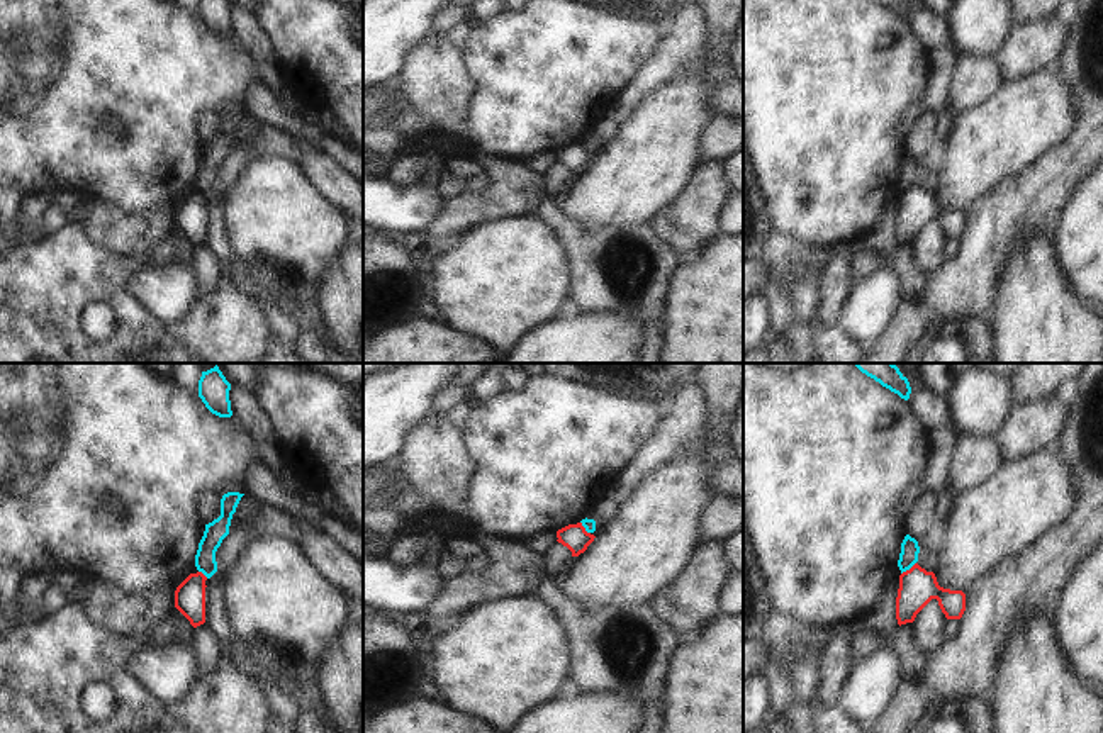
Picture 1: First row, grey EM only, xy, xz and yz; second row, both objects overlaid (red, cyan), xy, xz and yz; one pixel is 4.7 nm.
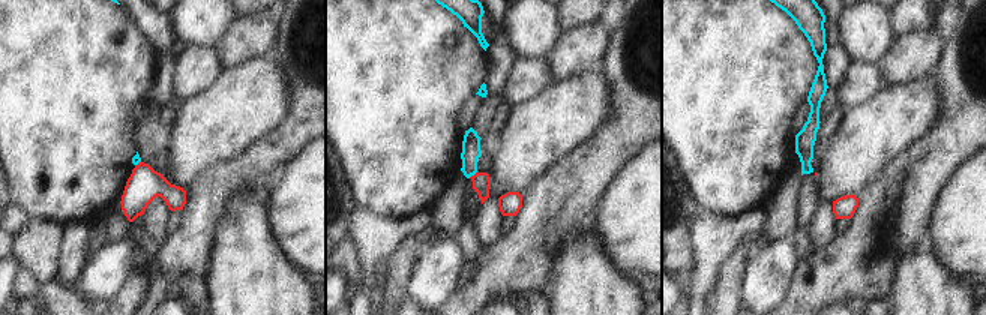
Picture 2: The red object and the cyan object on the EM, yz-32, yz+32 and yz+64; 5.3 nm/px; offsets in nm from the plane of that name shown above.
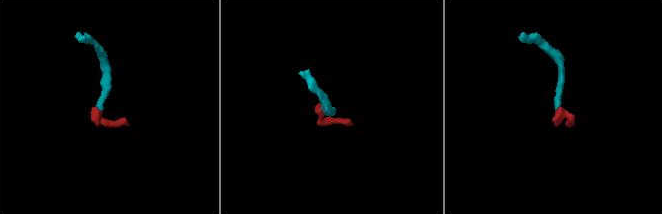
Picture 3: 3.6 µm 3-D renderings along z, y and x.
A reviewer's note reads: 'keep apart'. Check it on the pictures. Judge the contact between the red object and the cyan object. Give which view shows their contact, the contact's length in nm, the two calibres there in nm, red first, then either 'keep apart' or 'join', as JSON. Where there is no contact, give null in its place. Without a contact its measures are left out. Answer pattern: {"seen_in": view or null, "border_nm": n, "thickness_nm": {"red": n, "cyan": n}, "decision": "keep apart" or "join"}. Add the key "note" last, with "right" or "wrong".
{"seen_in": "yz", "border_nm": 90, "thickness_nm": {"red": 180, "cyan": 90}, "decision": "keep apart", "note": "right"}

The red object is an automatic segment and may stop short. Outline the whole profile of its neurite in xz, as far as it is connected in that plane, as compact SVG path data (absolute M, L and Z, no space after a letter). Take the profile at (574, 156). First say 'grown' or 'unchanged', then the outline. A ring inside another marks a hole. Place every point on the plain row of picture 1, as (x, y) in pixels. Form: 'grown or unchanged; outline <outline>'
unchanged; outline M582 143L568 144L557 151L557 161L572 171L572 176L579 176L594 161L594 154L587 153Z

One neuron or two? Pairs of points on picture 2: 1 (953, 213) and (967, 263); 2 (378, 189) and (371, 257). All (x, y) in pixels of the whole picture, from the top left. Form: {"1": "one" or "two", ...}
{"1": "one", "2": "two"}

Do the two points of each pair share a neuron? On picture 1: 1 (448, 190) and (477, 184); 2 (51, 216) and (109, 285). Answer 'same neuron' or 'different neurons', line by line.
1: same neuron
2: different neurons

